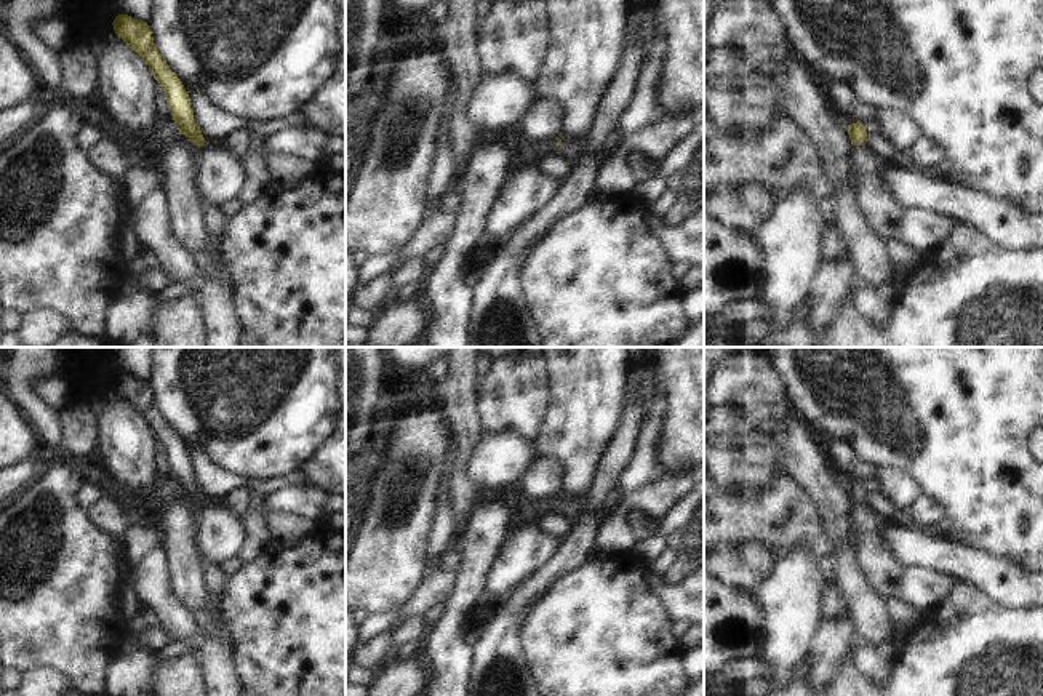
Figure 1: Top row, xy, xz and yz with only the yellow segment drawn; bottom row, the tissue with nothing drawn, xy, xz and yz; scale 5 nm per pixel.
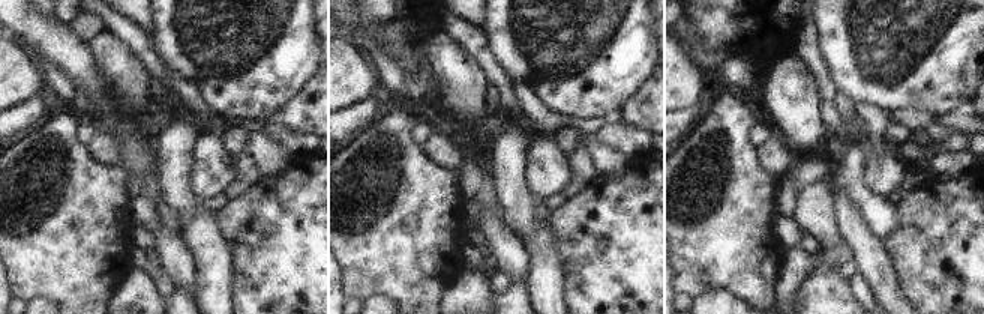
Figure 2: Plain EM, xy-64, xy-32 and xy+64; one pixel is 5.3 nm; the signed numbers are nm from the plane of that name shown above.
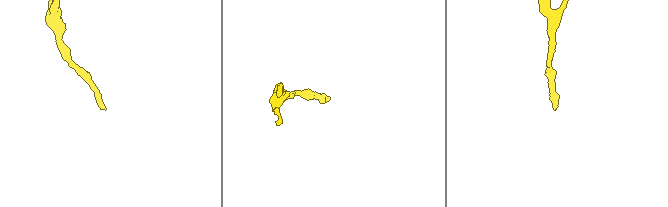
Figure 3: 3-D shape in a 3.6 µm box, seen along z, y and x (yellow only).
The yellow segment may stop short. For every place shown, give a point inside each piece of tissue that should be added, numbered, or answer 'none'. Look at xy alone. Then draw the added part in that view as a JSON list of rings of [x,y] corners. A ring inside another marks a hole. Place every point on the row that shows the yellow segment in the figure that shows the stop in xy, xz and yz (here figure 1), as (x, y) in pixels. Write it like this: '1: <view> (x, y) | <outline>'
none

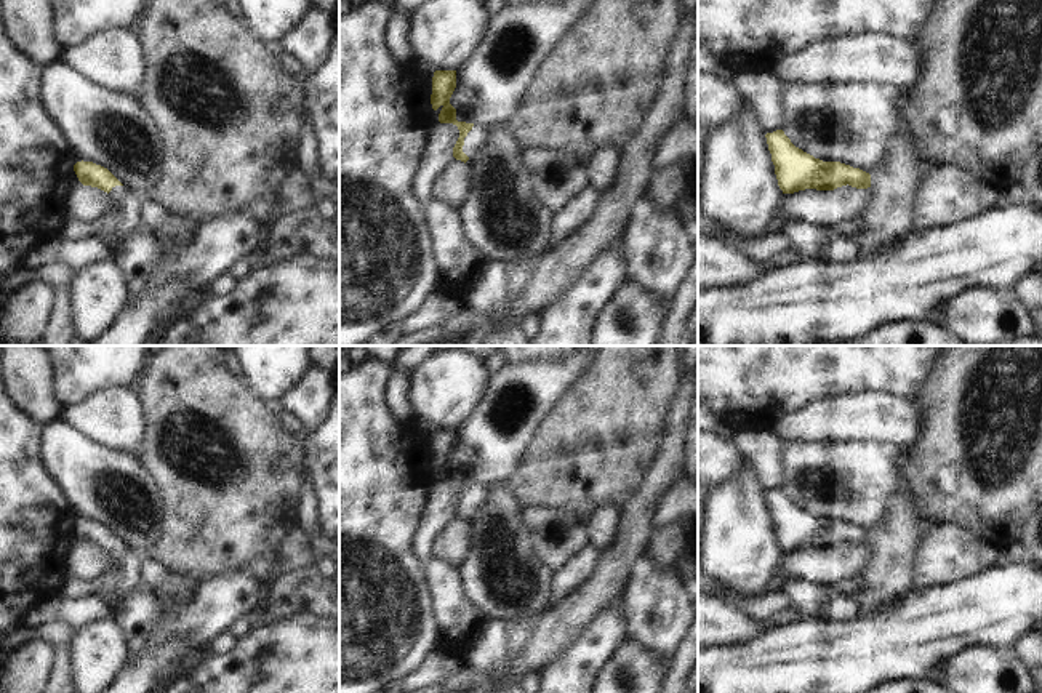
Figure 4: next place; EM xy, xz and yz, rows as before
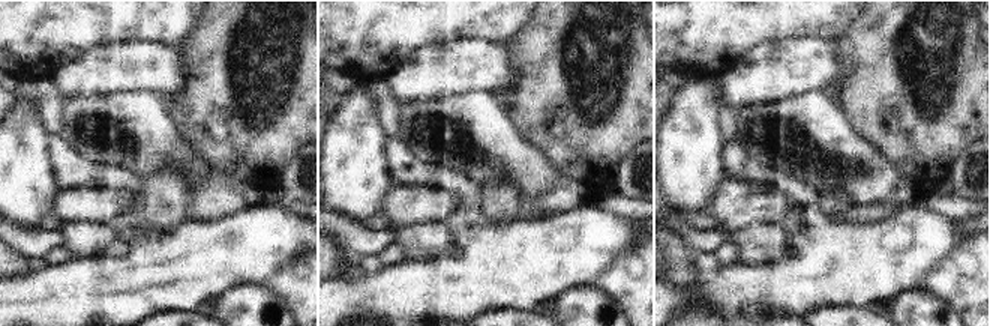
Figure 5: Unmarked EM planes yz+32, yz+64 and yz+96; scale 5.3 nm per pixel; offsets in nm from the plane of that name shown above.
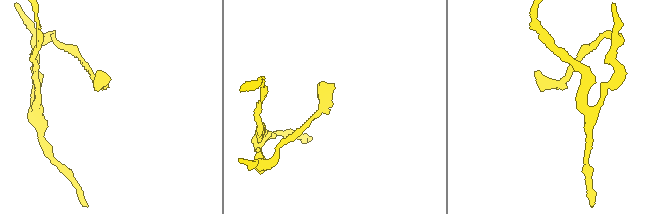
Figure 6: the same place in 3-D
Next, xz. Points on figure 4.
1: xz (476, 138) | [[[474,123],[472,130],[464,138],[463,152],[471,158],[474,157],[487,141],[487,125]]]

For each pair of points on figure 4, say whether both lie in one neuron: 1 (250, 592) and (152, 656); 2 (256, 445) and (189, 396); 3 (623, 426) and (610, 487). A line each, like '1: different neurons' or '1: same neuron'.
1: same neuron
2: same neuron
3: same neuron

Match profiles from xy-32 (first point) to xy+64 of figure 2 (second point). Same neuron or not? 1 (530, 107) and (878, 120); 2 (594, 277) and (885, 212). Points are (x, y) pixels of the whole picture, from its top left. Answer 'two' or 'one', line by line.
1: one
2: two

